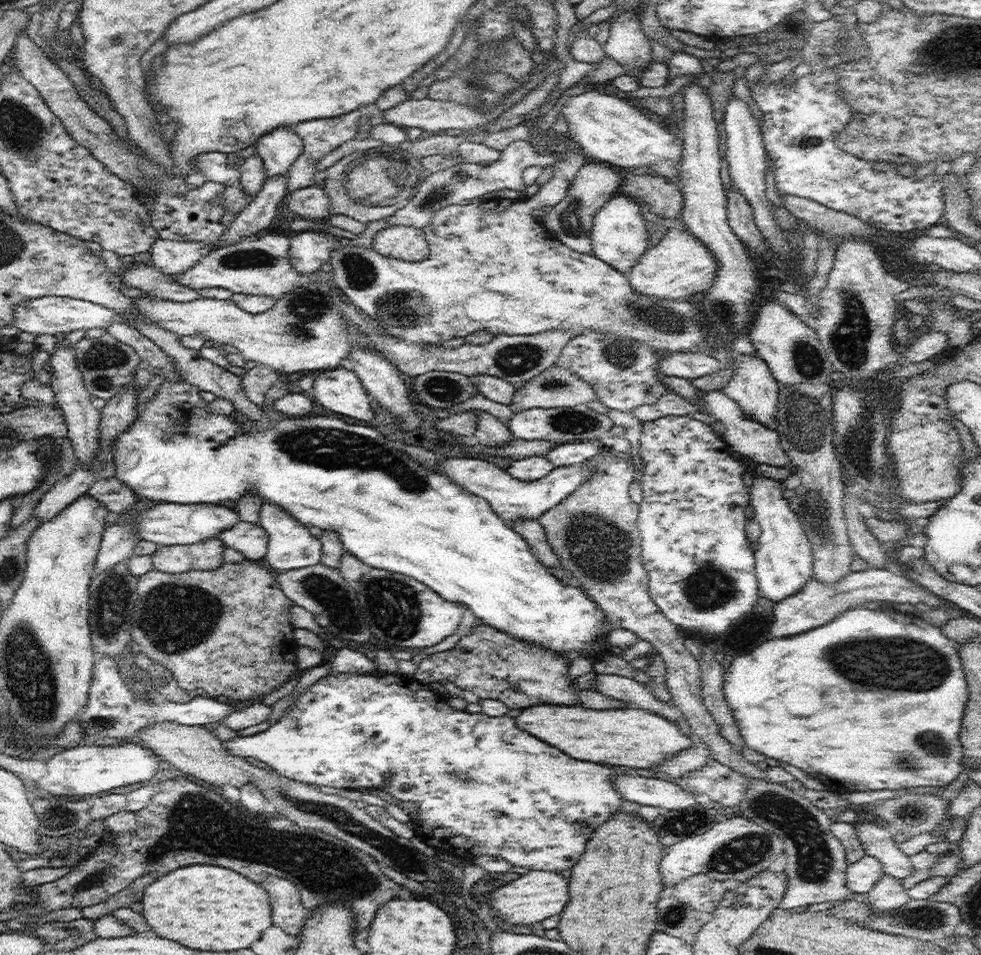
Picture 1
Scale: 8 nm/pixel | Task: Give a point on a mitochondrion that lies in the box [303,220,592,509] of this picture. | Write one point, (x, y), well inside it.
(401, 308)

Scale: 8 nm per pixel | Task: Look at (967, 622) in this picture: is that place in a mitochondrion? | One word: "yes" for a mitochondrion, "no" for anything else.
no

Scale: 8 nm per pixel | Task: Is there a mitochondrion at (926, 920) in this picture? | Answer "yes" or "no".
yes

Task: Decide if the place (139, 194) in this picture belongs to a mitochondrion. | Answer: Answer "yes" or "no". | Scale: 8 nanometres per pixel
no

